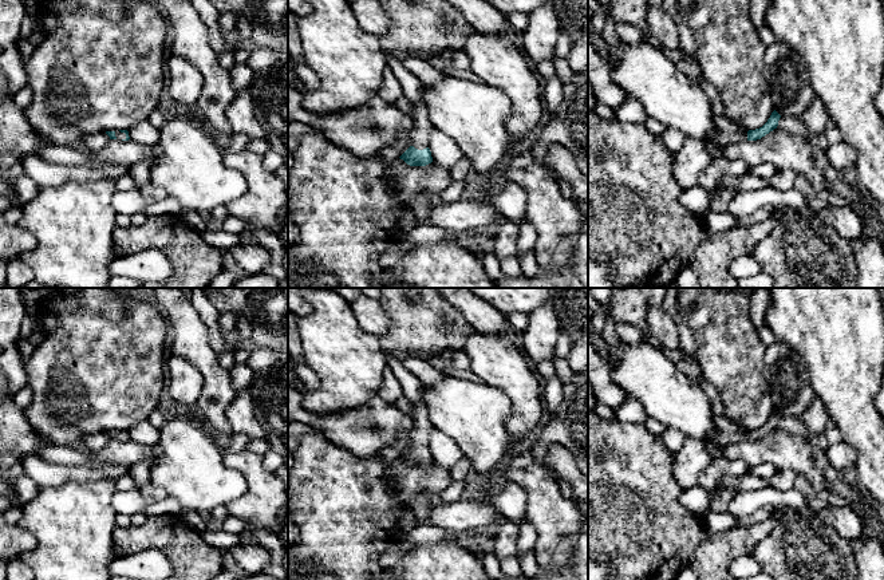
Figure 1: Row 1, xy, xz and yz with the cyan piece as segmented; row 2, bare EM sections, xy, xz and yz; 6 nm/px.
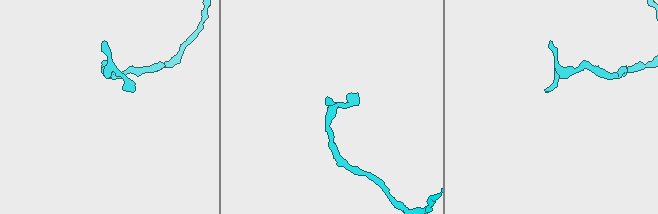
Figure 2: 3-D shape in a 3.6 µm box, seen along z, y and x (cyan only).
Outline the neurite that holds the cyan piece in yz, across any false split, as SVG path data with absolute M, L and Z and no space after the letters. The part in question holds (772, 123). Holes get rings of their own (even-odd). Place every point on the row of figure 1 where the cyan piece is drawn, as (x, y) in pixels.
M774 110L767 122L759 129L749 130L746 134L730 134L717 130L715 137L721 141L722 147L745 139L757 141L777 129L780 118L781 115Z

